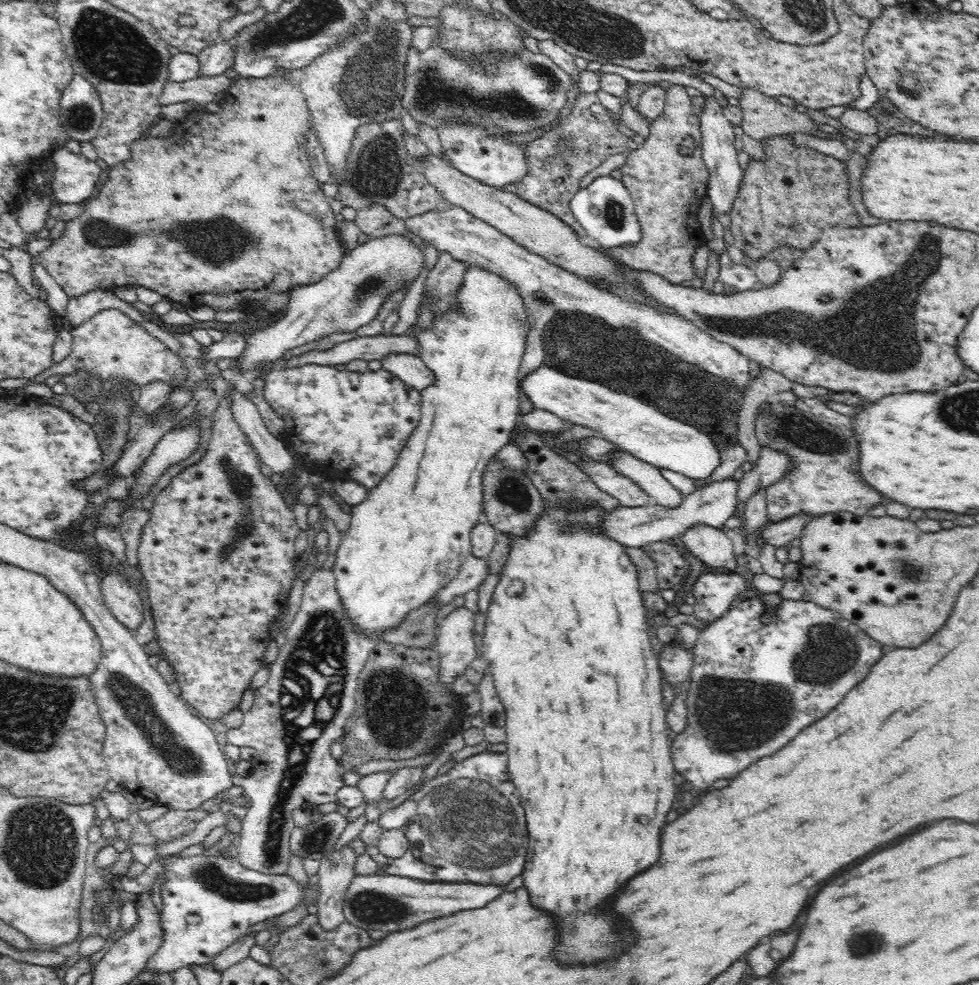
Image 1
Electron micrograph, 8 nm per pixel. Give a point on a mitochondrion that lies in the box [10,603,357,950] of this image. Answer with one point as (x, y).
(133, 698)

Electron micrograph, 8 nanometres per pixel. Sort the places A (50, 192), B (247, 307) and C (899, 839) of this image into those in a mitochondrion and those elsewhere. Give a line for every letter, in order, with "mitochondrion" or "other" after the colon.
A: other
B: other
C: other

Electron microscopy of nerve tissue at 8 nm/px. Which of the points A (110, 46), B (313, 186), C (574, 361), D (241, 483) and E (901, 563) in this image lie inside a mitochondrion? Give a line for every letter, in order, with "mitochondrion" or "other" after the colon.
A: mitochondrion
B: other
C: mitochondrion
D: mitochondrion
E: mitochondrion

